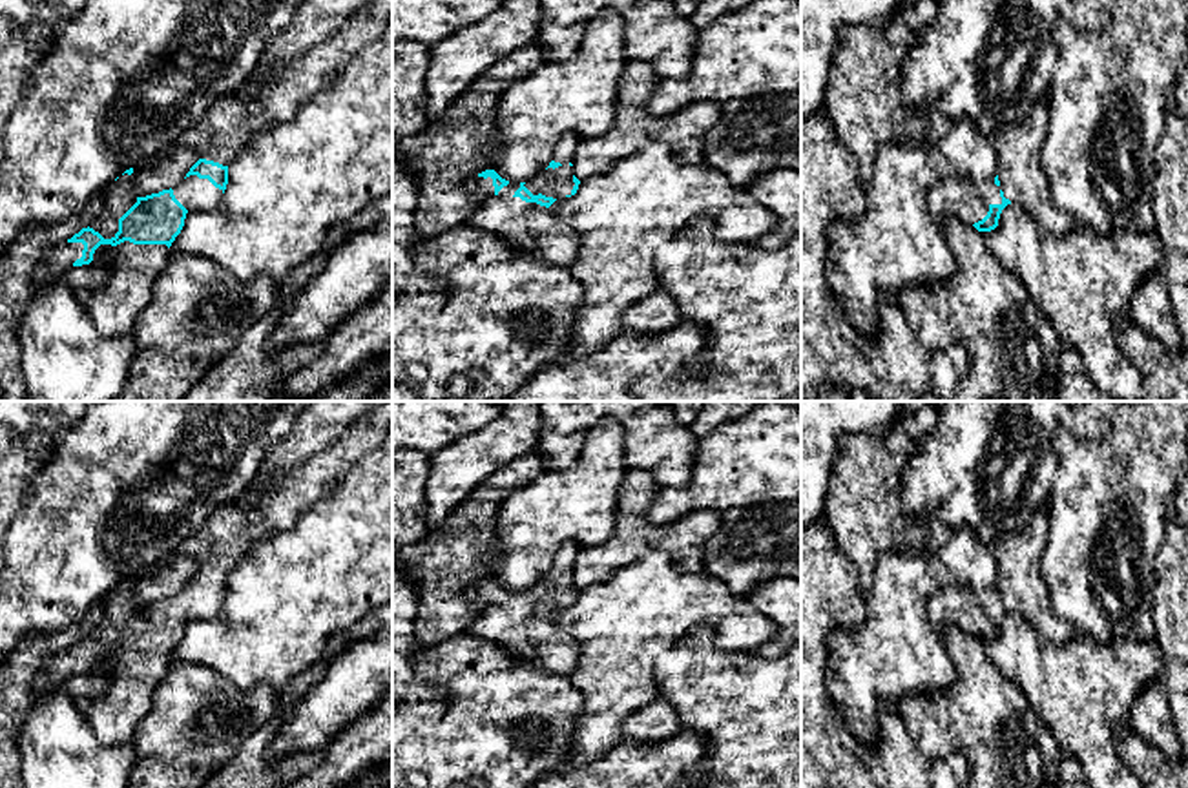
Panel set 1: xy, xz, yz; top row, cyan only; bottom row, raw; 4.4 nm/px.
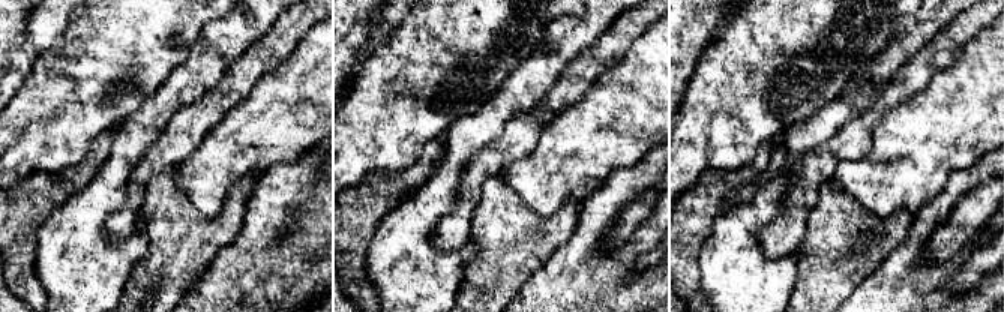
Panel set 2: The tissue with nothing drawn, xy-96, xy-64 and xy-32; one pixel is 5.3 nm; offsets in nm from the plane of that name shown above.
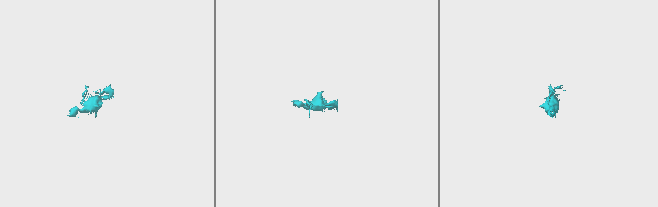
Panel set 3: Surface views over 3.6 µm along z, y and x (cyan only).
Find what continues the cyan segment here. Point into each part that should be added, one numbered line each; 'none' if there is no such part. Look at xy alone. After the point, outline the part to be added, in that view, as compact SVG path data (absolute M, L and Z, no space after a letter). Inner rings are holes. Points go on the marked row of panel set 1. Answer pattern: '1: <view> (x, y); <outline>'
1: xy (219, 135); M374 0L328 40L310 49L303 58L288 64L257 93L235 89L219 97L212 108L184 131L179 140L164 148L159 157L164 157L177 144L186 144L195 148L201 159L230 166L257 131L294 119L297 108L307 98L327 89L349 60L385 31L391 16L392 0ZM155 161L135 166L131 175L120 175L100 192L102 212L93 219L89 228L104 239L115 237L119 219L137 202L133 186L137 171Z
2: xy (194, 194); M190 175L173 188L173 195L188 212L192 212L214 208L223 197L223 190L215 188L208 179Z
3: xy (114, 307); M124 241L117 246L100 244L93 261L109 268L109 275L97 288L80 290L78 299L91 323L102 336L133 334L141 312L148 306L153 283L168 263L166 244L133 244Z

